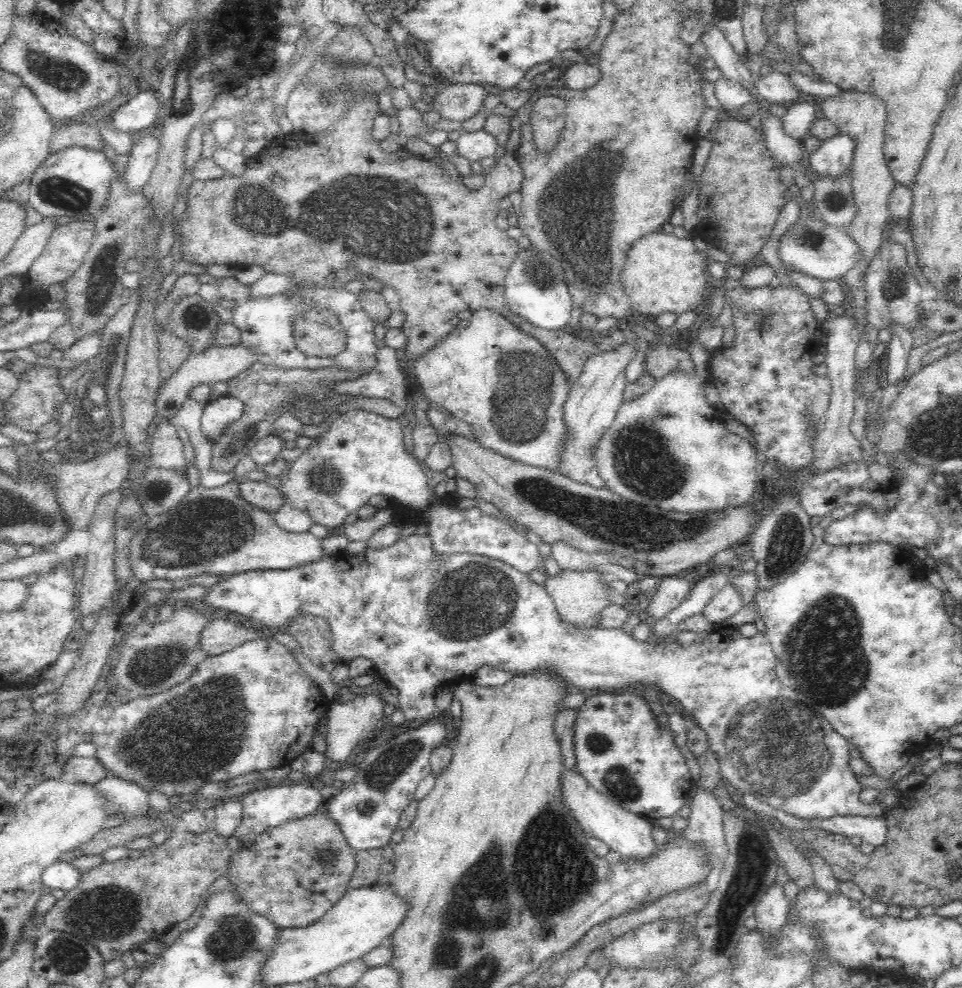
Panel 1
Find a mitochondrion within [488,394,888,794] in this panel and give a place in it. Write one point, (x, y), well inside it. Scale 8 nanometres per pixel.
(828, 667)

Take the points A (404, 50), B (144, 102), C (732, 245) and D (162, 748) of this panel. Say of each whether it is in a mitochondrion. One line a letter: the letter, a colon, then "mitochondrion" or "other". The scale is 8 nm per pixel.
A: other
B: other
C: other
D: mitochondrion

